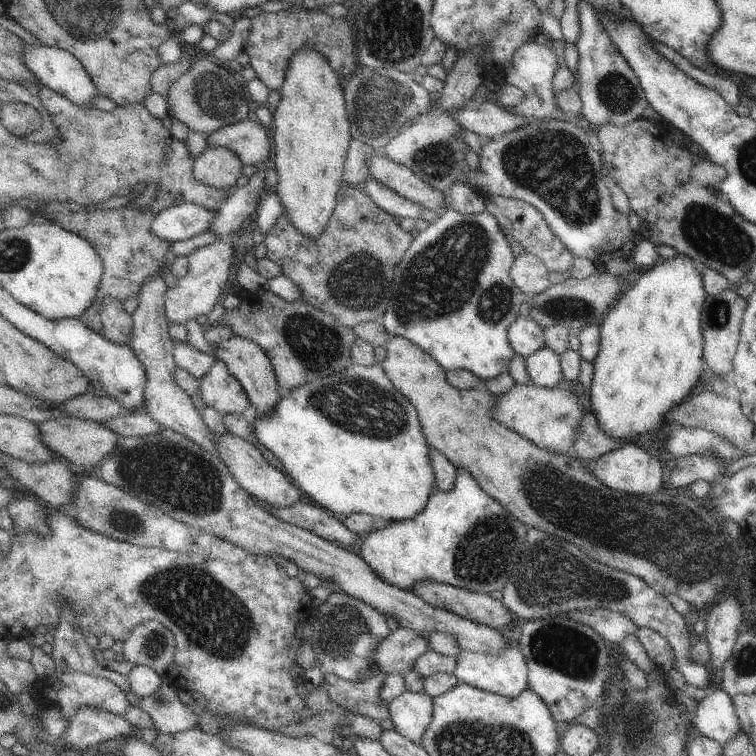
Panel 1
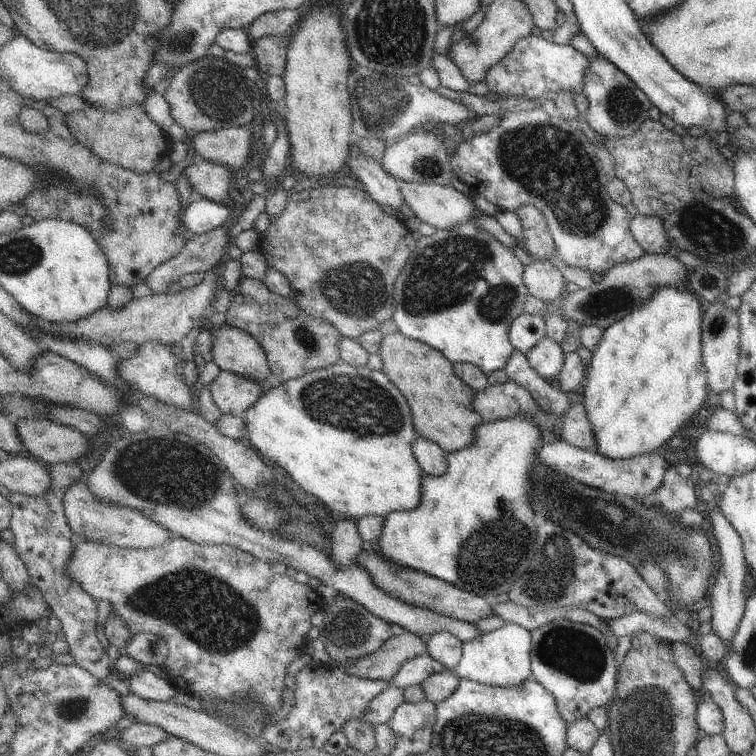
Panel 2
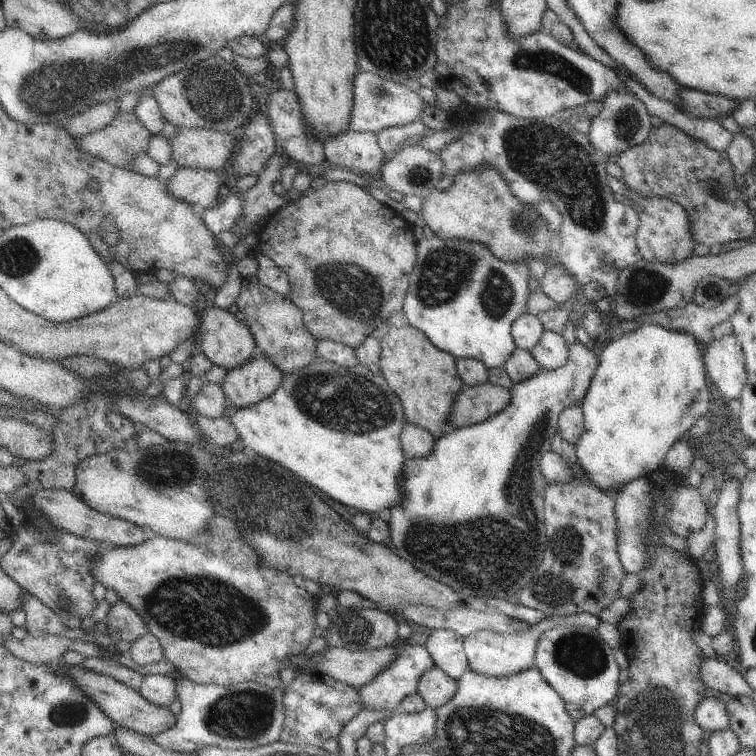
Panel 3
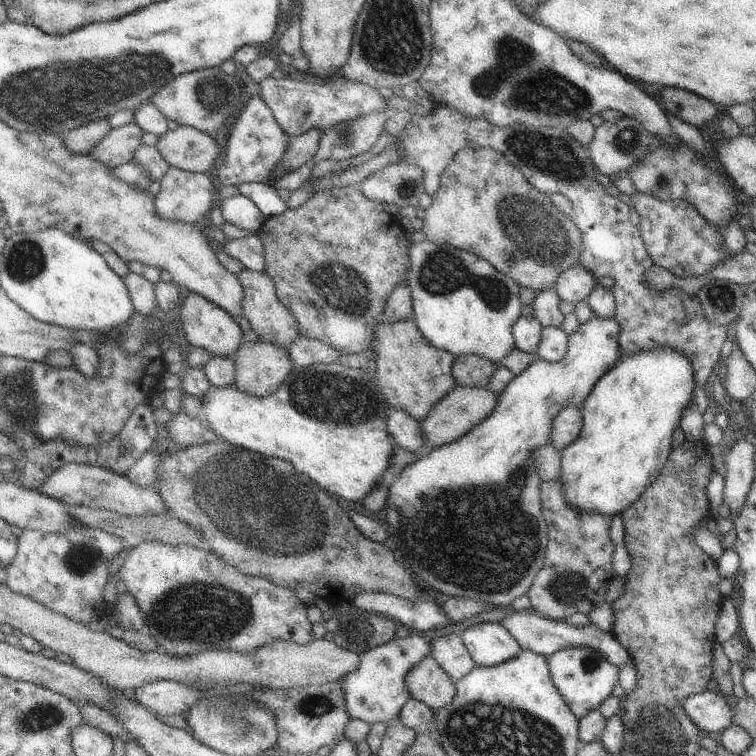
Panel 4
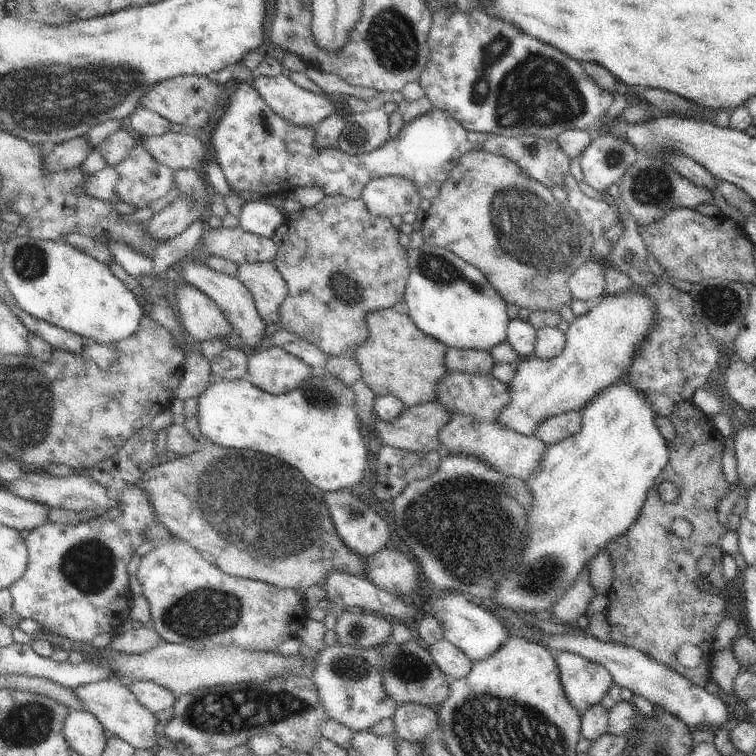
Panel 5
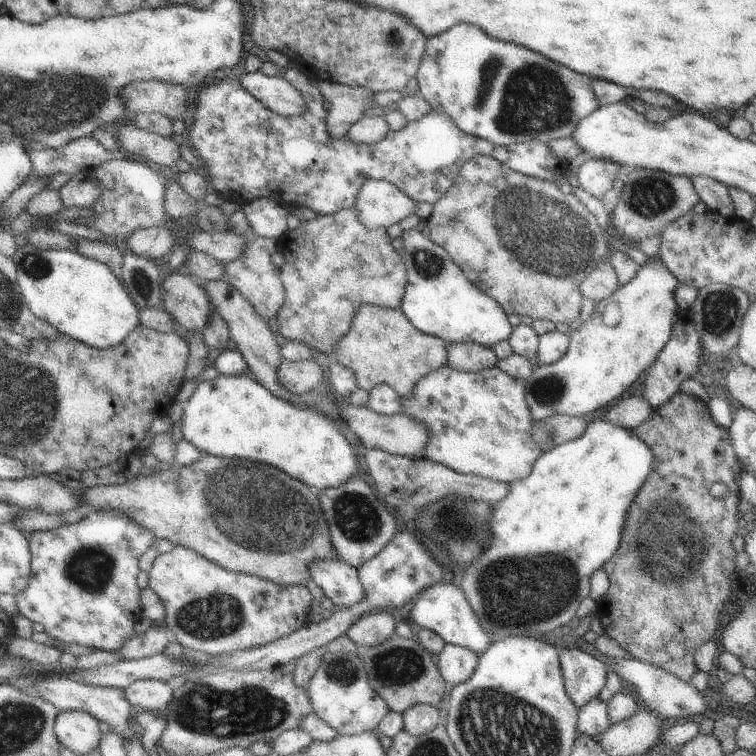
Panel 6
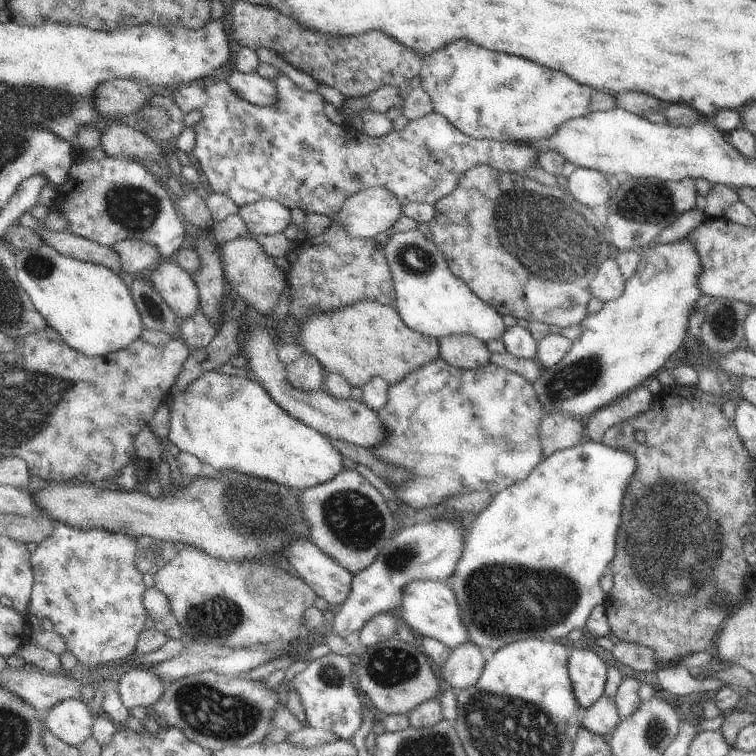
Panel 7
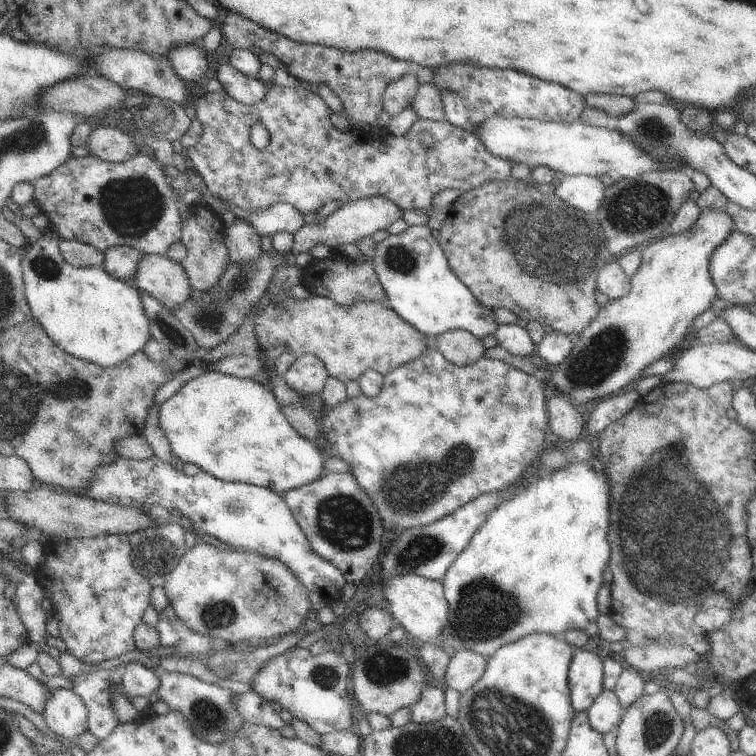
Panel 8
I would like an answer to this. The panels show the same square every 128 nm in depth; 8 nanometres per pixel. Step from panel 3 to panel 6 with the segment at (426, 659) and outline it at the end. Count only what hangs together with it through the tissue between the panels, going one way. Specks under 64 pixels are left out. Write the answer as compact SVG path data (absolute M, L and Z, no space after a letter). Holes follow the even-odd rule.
M326 650L319 668L311 677L307 694L313 704L313 712L332 726L338 735L360 735L376 730L389 712L386 702L370 687L362 655L354 652L332 654Z

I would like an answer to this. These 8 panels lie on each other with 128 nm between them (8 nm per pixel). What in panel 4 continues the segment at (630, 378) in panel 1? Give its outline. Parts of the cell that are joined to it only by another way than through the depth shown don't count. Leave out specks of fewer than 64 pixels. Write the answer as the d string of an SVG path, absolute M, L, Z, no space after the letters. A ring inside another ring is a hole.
M660 345L654 349L641 349L634 355L620 356L618 363L596 382L594 389L590 392L590 395L581 406L580 410L583 417L583 428L578 439L560 453L561 474L556 481L563 482L563 491L565 492L567 501L579 511L597 511L602 515L608 515L611 520L617 513L622 514L622 512L628 509L632 503L637 502L640 499L640 496L645 492L645 489L656 481L659 471L664 467L672 450L672 435L675 429L680 425L682 414L687 410L687 407L693 400L694 390L696 388L693 367L690 360L683 353L676 351L672 347Z

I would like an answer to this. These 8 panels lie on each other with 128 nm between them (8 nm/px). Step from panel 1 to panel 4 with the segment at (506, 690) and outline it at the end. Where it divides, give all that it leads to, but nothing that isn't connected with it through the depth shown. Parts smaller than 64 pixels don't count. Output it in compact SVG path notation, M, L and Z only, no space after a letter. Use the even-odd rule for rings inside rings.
M478 622L461 635L467 652L478 667L492 667L513 660L523 650L497 622Z

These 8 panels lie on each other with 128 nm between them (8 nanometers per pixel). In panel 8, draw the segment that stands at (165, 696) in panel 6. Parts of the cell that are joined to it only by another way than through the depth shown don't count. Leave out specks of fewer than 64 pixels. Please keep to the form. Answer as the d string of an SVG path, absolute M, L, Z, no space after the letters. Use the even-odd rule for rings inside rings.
M130 661L121 668L123 671L121 686L128 698L138 696L155 697L160 686L159 672L149 670L136 661Z

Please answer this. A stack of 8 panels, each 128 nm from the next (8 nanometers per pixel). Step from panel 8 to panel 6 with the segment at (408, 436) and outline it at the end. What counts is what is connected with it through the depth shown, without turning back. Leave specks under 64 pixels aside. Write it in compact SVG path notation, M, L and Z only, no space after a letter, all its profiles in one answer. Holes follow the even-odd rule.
M448 364L419 381L411 398L401 397L402 411L422 421L429 429L429 442L421 456L448 466L464 475L477 475L499 482L512 483L530 475L536 460L543 454L532 439L534 421L525 400L525 382L508 377L496 366L484 371L458 371Z

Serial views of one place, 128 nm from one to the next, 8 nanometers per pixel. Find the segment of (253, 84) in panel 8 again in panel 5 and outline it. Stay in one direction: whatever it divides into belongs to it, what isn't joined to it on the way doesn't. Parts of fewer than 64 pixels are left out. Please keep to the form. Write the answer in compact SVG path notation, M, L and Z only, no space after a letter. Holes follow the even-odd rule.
M280 74L276 77L260 76L254 79L254 89L260 94L260 97L270 106L270 109L281 118L292 122L300 127L318 127L328 116L333 113L344 113L346 110L350 112L348 106L338 100L338 102L331 102L328 100L328 95L324 92L321 94L314 94L299 88L292 82L286 74Z

